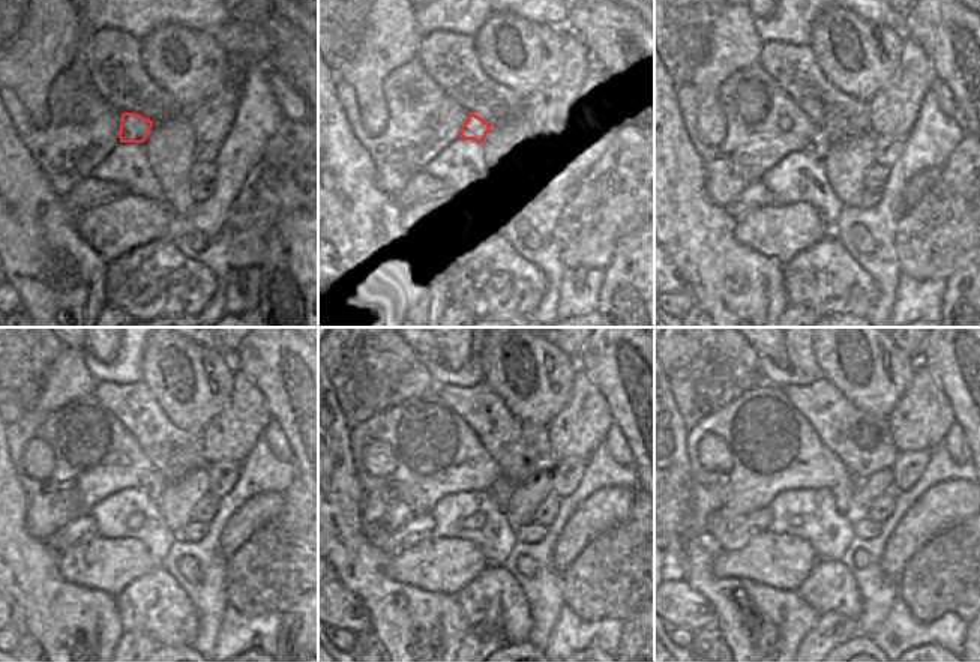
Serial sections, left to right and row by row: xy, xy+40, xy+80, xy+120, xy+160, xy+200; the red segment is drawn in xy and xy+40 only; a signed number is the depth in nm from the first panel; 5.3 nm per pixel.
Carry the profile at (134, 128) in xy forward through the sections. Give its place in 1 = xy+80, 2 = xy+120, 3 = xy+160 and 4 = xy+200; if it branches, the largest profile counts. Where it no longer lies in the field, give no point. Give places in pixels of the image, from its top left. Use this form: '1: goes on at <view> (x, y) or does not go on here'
1: goes on at xy+80 (820, 144)
2: goes on at xy+120 (153, 484)
3: goes on at xy+160 (502, 490)
4: goes on at xy+200 (841, 493)

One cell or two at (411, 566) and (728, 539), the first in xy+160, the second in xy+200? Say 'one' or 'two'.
two

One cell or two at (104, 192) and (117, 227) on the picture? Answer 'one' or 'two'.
two

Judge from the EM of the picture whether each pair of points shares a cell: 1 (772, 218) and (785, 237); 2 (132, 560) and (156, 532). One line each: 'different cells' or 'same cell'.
1: same cell
2: different cells

